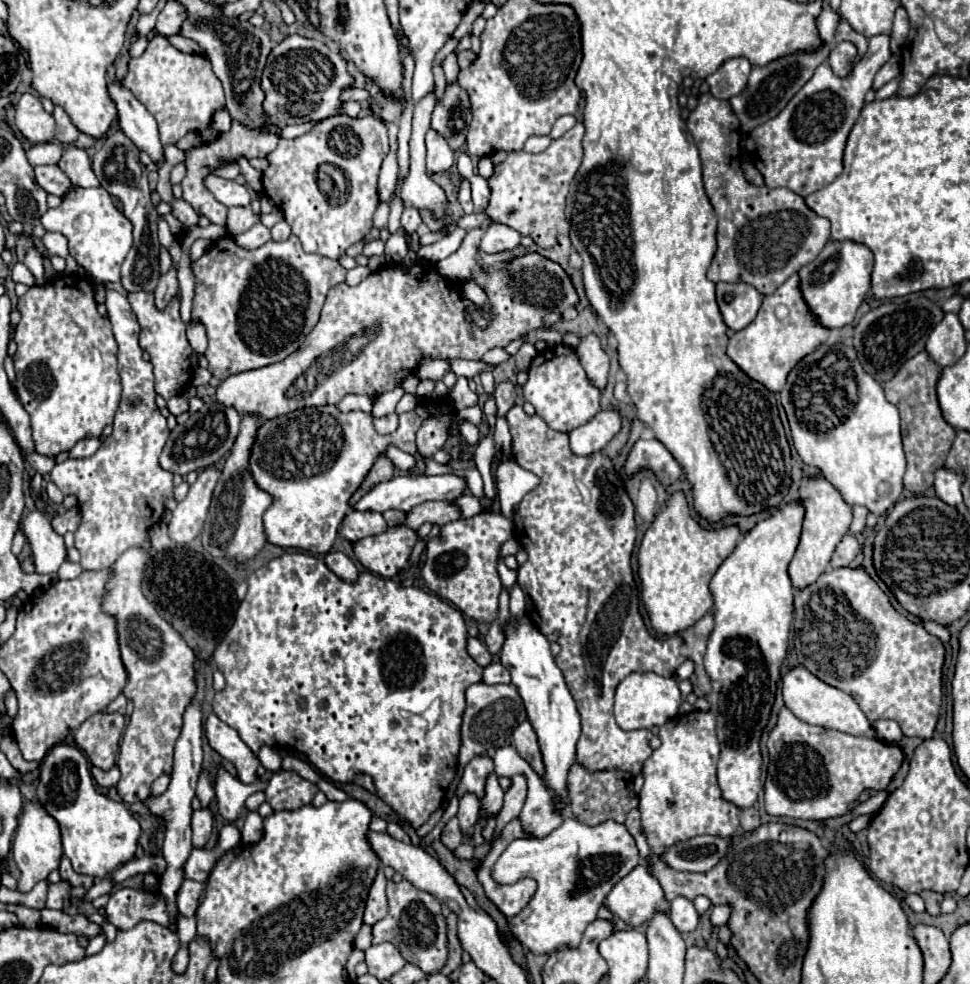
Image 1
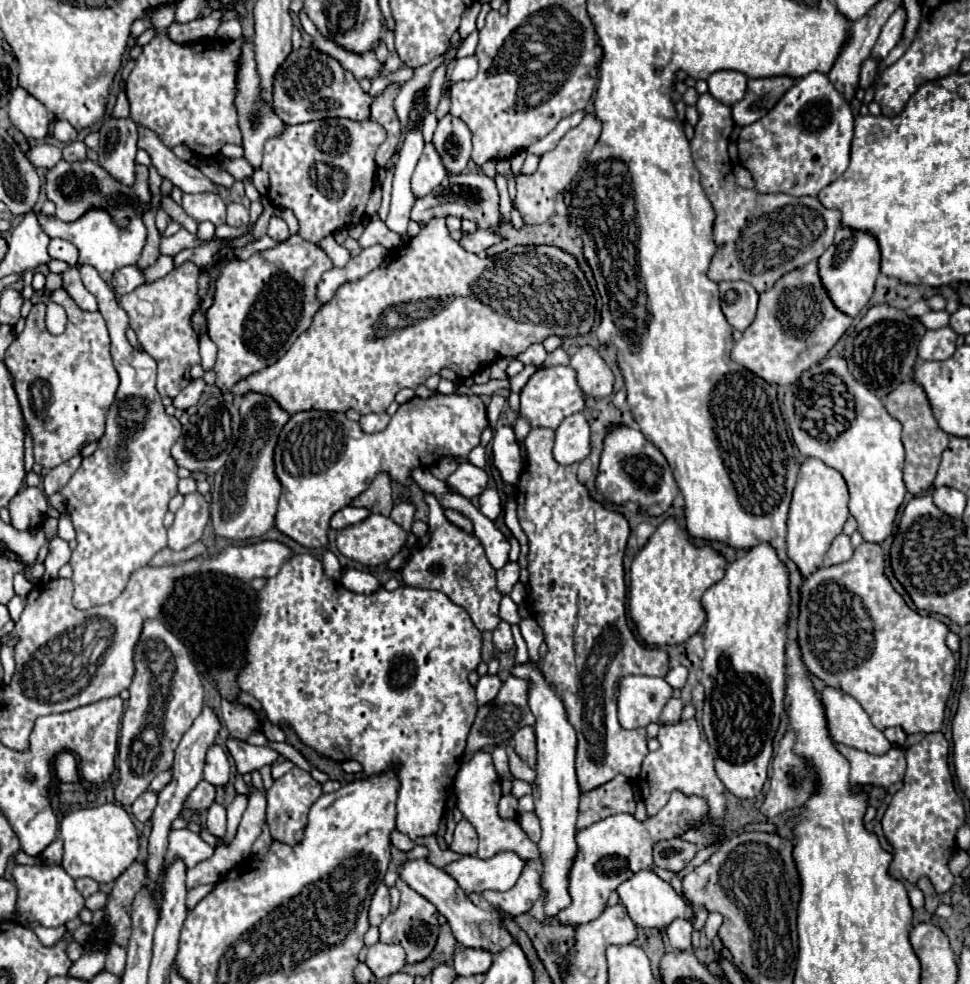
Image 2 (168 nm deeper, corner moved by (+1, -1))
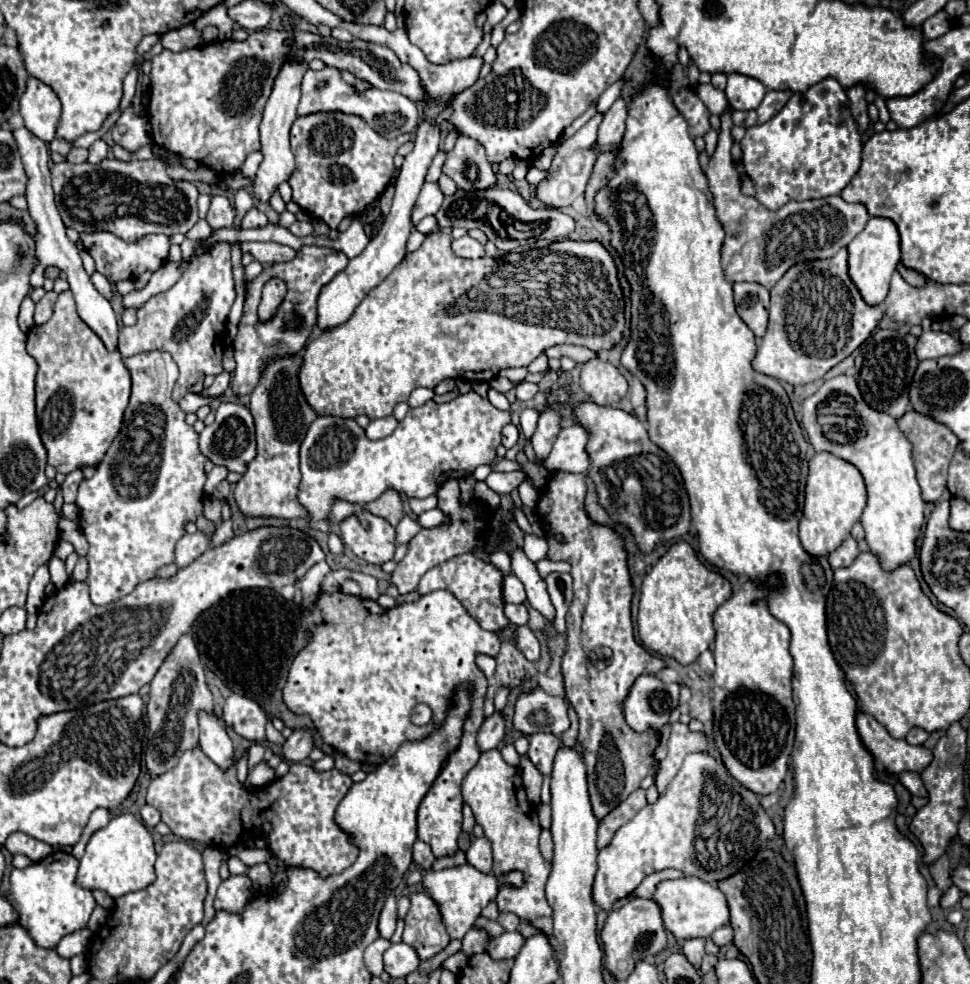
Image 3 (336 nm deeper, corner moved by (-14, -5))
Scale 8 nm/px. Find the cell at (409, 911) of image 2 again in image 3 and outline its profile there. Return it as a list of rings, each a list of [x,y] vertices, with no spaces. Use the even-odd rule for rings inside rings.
[[[419,890],[411,896],[411,908],[405,916],[403,942],[415,948],[421,960],[429,960],[439,954],[449,944],[449,934],[445,930],[439,904],[429,896],[429,892]]]

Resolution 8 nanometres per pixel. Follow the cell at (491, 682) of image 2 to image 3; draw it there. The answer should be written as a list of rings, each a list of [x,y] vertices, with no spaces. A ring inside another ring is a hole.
[[[493,712],[489,718],[485,718],[485,722],[477,734],[477,744],[485,752],[491,748],[497,748],[499,742],[503,740],[503,736],[505,736],[505,714]]]

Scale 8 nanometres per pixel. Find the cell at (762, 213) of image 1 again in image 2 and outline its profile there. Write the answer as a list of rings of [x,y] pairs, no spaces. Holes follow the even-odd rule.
[[[706,92],[700,94],[696,110],[700,120],[694,128],[690,150],[694,166],[700,172],[700,184],[716,212],[714,242],[718,248],[712,258],[708,278],[714,282],[744,280],[758,292],[766,292],[786,272],[802,268],[824,254],[834,240],[834,232],[840,228],[842,214],[840,210],[824,208],[820,200],[812,196],[794,198],[788,194],[758,194],[756,190],[740,188],[734,182],[726,150],[734,126],[730,108]]]

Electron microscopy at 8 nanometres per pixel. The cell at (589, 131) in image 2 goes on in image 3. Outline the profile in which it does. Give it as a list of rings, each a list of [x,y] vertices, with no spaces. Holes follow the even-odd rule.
[[[619,98],[615,100],[615,104],[609,108],[609,112],[603,116],[603,122],[599,124],[597,154],[617,148],[625,132],[625,118],[627,118],[627,104]]]

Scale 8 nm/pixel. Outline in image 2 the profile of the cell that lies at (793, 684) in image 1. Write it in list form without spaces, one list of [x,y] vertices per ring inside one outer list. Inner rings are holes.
[[[824,688],[820,694],[834,742],[868,754],[886,754],[892,748],[892,744],[872,726],[868,714],[850,694],[836,688]]]

